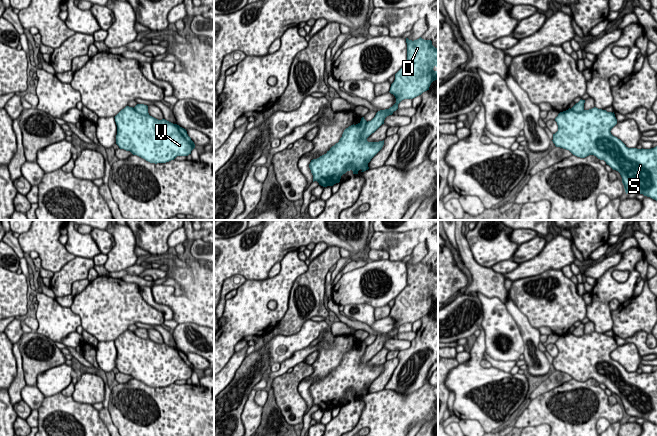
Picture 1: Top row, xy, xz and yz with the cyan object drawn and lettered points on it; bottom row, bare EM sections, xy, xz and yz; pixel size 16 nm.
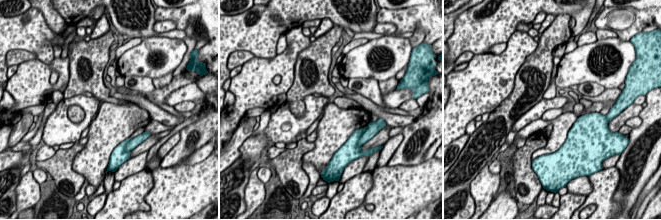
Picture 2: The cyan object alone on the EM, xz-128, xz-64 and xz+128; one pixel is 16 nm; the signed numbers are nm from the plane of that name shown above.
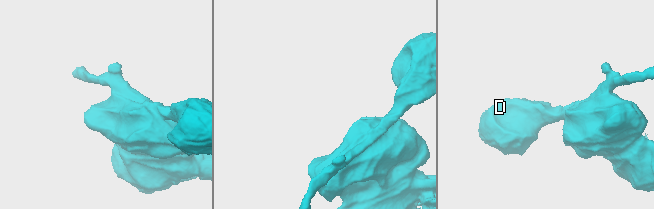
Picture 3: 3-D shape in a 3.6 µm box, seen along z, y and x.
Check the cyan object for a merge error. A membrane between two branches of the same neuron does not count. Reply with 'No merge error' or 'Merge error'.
No merge error

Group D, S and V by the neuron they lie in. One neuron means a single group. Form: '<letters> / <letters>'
D S V

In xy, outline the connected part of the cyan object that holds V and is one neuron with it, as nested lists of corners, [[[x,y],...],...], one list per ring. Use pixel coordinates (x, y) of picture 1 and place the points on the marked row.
[[[137,104],[134,108],[126,106],[114,118],[117,125],[116,144],[119,148],[150,163],[166,163],[177,156],[188,156],[195,148],[186,129],[165,119],[158,120],[150,116],[147,105]]]

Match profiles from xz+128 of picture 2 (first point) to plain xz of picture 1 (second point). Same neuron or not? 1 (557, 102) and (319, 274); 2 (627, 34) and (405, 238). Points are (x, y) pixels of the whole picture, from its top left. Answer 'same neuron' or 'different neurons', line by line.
1: different neurons
2: same neuron

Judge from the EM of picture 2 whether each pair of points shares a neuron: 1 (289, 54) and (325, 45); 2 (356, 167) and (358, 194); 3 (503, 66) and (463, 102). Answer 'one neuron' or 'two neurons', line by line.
1: two neurons
2: two neurons
3: one neuron

